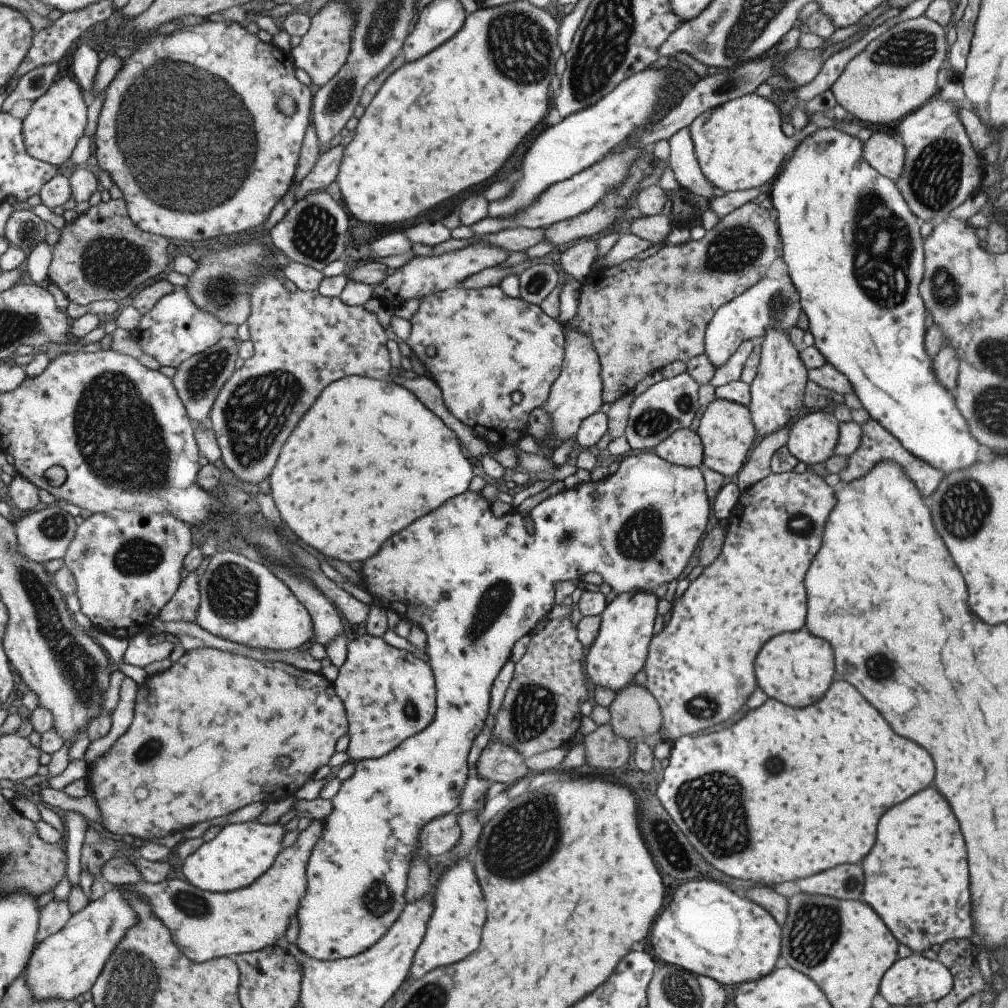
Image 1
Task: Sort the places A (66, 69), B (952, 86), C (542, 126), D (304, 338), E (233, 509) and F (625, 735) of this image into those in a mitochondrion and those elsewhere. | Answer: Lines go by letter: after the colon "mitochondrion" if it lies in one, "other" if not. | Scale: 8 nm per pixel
A: other
B: other
C: other
D: other
E: other
F: other

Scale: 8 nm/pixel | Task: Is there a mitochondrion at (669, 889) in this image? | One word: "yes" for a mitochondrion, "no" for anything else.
no

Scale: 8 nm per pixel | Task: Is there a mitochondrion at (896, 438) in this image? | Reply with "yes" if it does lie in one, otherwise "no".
no

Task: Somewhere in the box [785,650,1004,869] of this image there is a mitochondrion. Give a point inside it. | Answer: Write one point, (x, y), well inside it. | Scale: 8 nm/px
(878, 667)

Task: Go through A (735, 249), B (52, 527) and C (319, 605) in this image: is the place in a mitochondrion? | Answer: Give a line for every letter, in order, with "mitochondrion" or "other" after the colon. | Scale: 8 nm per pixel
A: mitochondrion
B: mitochondrion
C: other

